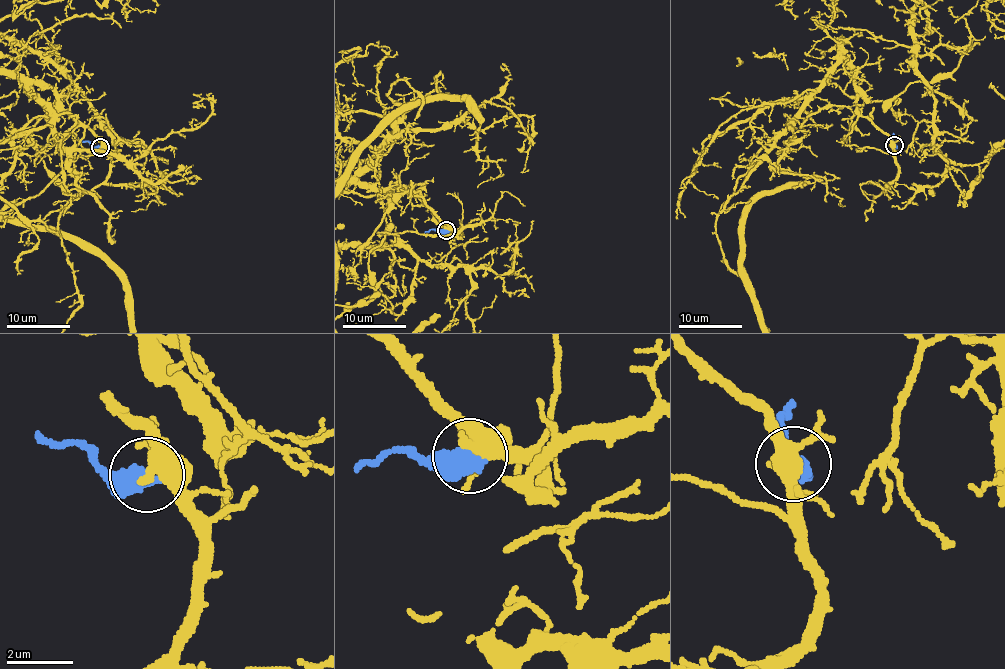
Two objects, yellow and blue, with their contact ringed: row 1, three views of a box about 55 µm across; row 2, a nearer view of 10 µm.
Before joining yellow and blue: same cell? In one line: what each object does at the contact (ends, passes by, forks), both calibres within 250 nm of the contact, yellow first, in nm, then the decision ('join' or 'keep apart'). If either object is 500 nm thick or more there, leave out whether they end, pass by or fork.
360 nm thick on the yellow side, 650 nm on the other; keep apart

